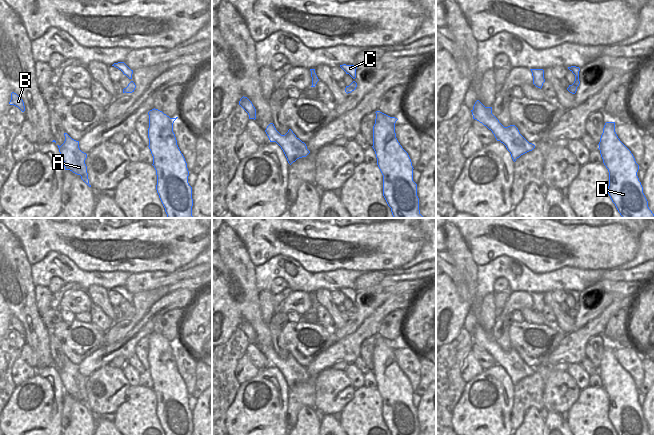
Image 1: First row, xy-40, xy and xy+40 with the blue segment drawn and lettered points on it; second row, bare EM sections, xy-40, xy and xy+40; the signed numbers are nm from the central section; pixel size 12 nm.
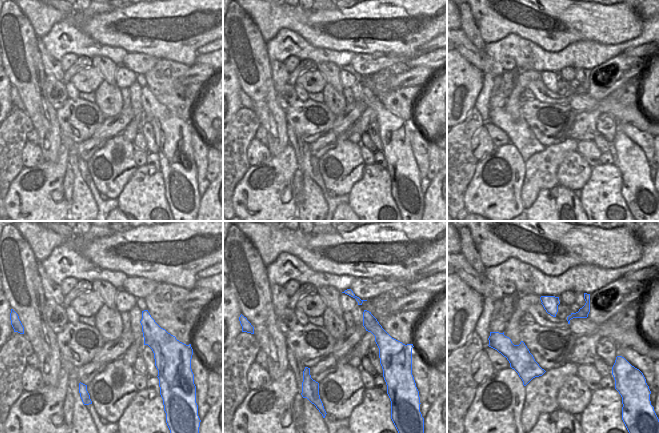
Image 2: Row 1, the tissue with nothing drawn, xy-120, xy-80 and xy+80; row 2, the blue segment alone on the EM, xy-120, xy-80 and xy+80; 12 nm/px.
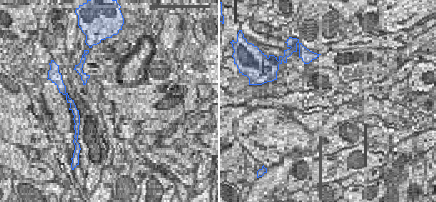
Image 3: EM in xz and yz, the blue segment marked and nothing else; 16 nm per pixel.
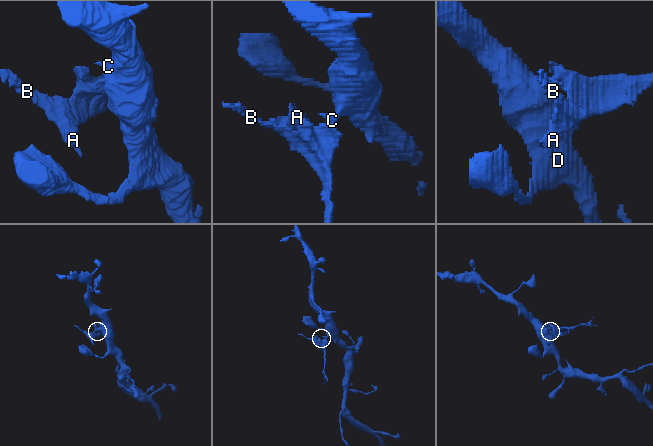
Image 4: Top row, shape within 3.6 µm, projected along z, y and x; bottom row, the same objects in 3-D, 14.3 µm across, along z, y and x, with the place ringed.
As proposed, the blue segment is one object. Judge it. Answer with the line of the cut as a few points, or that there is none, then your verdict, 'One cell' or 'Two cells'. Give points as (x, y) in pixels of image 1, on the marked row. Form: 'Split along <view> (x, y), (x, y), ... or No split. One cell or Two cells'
Split along xy (355, 82), (352, 85), (351, 91). Two cells.

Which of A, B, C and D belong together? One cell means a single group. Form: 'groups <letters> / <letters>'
groups A B C / D

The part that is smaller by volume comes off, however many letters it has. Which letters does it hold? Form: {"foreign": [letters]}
{"foreign": ["A", "B", "C"]}

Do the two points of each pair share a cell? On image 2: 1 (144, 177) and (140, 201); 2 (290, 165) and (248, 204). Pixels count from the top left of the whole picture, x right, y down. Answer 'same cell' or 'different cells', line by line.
1: same cell
2: same cell

